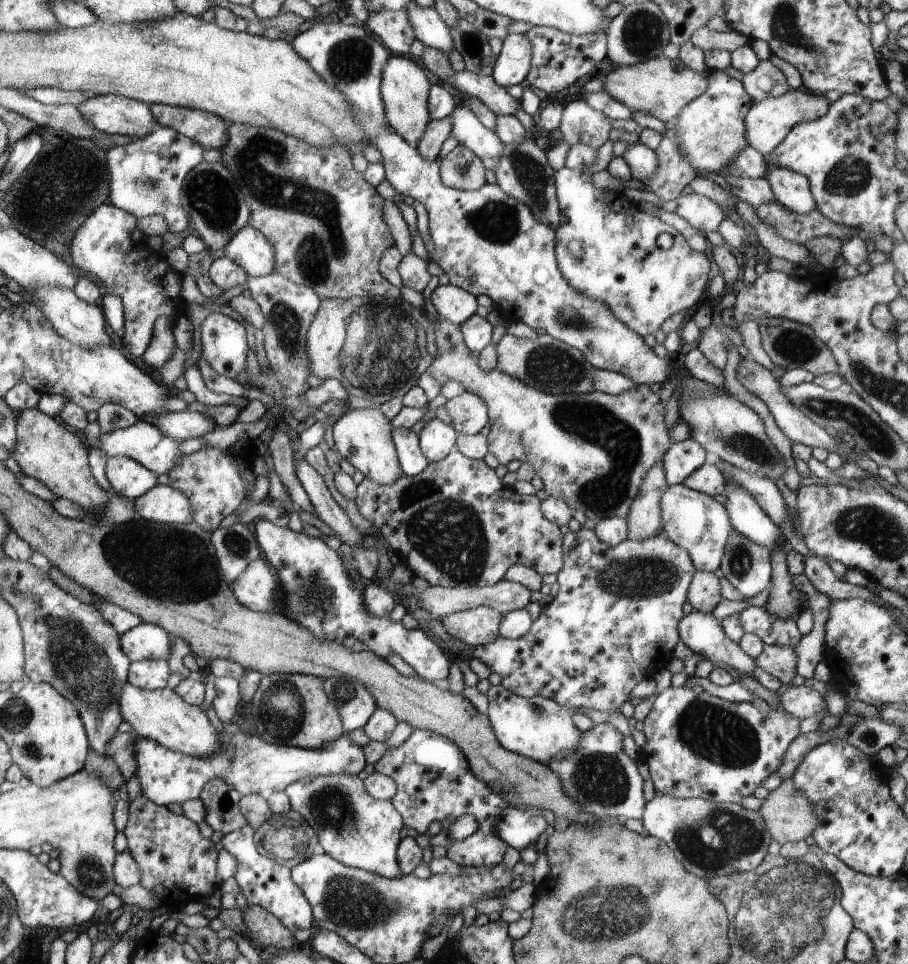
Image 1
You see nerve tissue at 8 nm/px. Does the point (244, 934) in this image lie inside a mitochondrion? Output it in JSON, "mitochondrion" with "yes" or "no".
{"mitochondrion":"no"}

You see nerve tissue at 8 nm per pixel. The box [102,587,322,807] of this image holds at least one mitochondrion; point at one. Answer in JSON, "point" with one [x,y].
{"point":[281,707]}

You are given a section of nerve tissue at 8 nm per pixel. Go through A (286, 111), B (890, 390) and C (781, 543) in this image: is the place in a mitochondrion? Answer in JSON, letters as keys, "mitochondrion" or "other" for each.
{"A":"other","B":"mitochondrion","C":"other"}

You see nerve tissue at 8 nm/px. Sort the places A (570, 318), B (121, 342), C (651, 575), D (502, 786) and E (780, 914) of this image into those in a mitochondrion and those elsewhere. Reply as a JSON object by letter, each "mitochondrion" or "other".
{"A":"mitochondrion","B":"other","C":"mitochondrion","D":"mitochondrion","E":"mitochondrion"}

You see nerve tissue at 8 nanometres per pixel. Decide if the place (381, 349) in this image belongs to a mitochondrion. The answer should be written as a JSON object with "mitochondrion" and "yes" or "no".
{"mitochondrion":"yes"}

